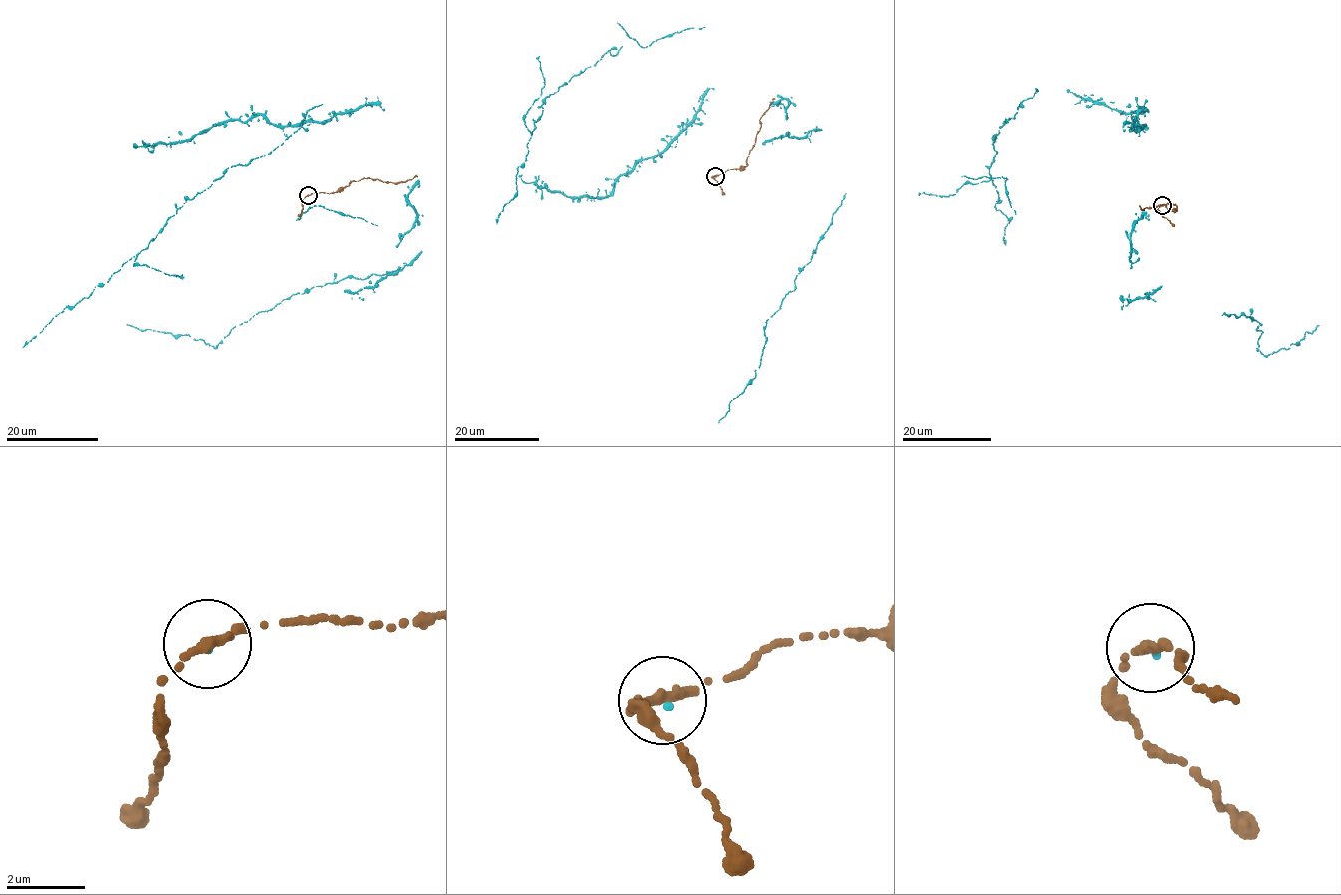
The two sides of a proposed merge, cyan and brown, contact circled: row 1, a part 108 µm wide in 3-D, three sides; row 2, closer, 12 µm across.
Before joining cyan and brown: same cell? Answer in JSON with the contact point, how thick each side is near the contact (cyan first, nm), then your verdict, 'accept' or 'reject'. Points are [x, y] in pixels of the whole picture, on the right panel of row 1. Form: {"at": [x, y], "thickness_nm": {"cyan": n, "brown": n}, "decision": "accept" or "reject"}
{"at": [1162, 205], "thickness_nm": {"cyan": 90, "brown": 360}, "decision": "accept"}

